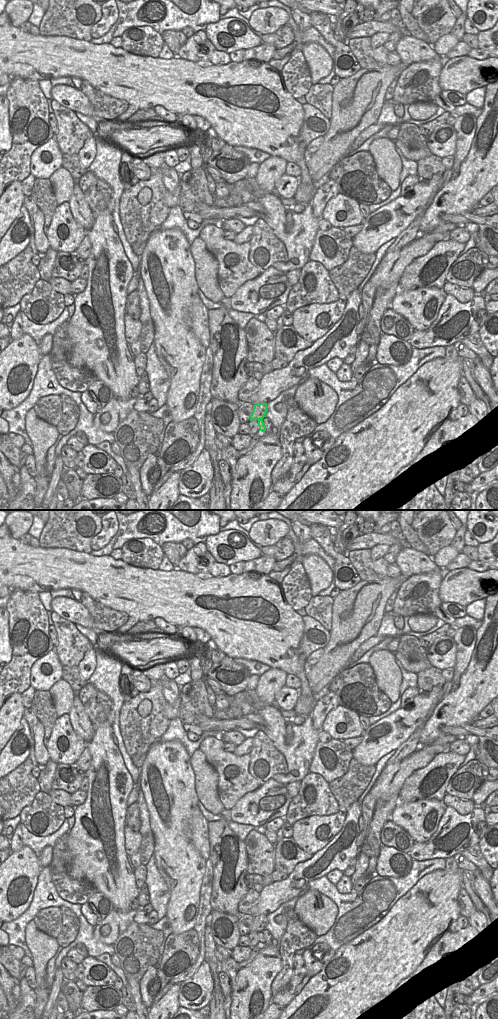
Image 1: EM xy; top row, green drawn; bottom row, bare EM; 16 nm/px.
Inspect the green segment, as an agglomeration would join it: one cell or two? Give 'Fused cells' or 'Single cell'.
Fused cells

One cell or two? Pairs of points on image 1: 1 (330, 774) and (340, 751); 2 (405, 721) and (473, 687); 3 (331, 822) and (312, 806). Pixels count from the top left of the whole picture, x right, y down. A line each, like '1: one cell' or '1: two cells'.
1: one cell
2: two cells
3: two cells

